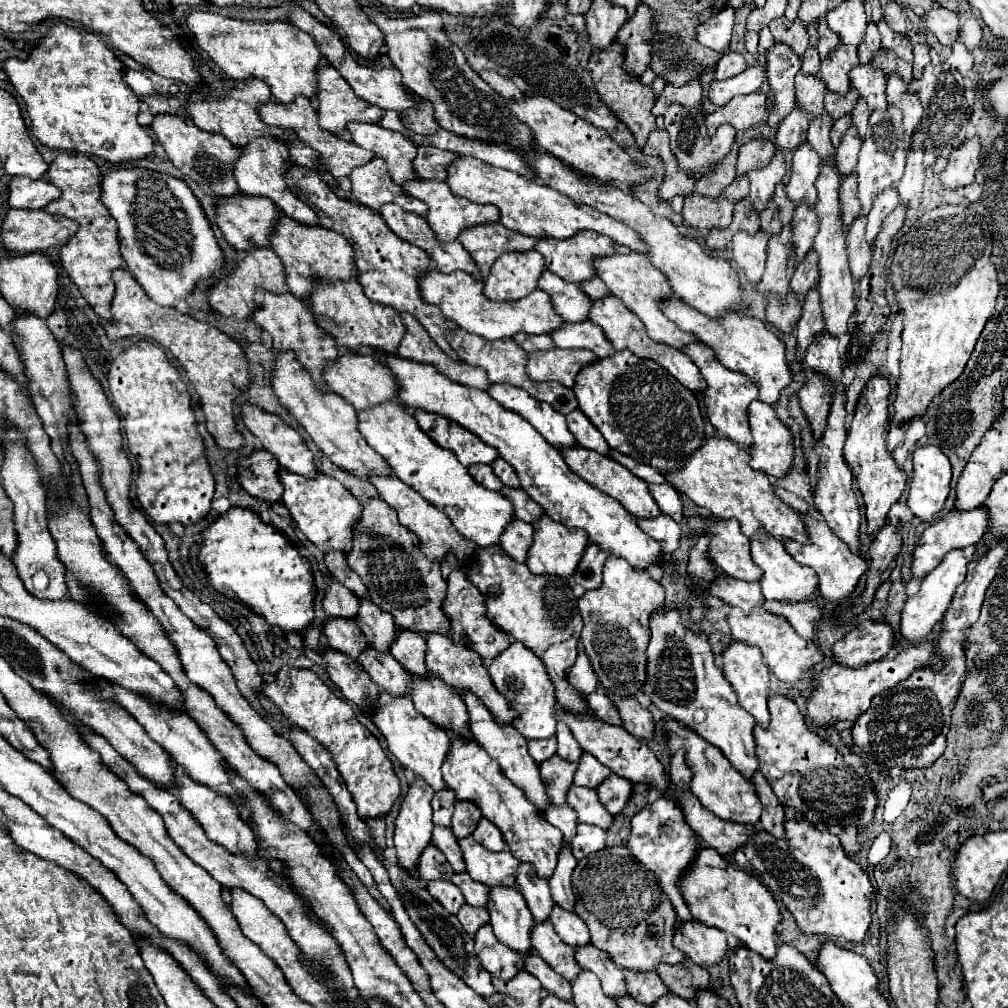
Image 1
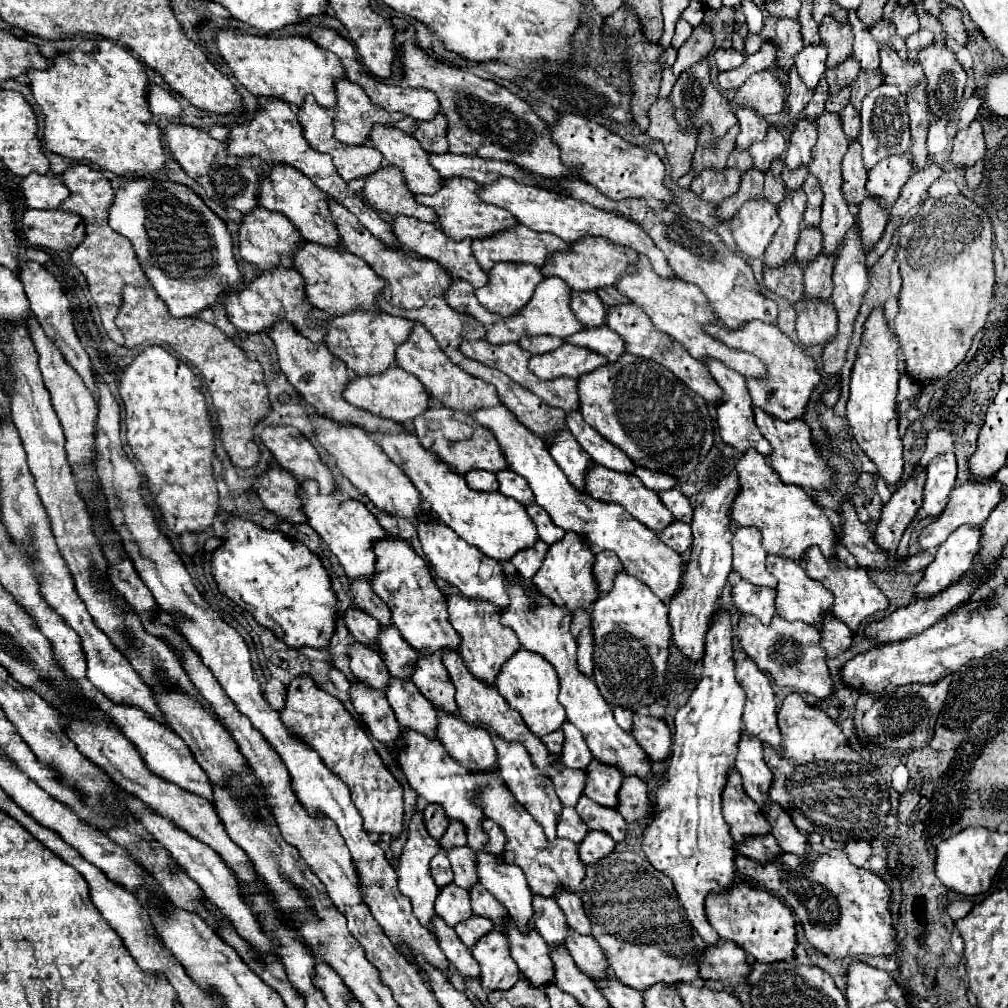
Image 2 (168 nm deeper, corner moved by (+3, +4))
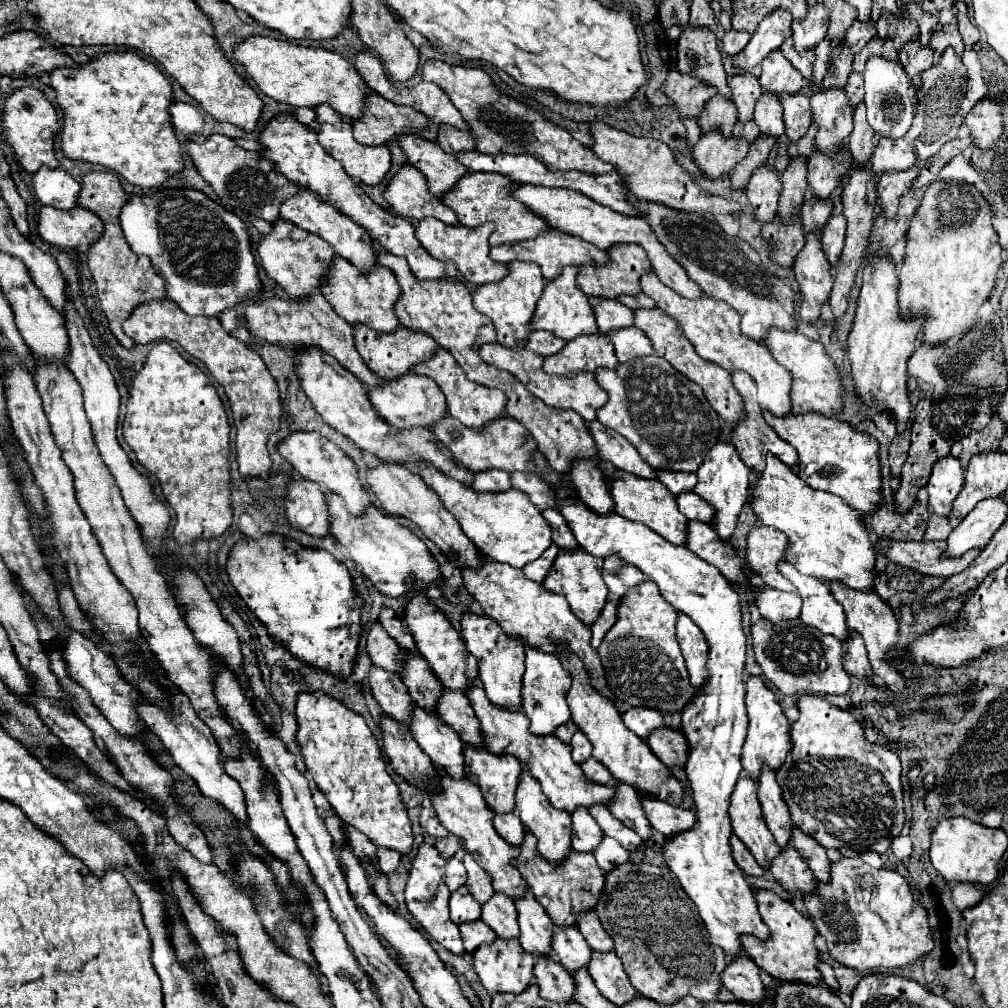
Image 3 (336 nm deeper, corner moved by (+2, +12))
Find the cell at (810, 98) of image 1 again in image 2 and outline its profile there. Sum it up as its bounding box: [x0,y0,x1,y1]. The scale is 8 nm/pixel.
[794,46,826,90]

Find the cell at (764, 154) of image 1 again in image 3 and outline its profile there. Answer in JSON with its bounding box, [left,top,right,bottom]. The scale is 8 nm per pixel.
[727,74,761,122]

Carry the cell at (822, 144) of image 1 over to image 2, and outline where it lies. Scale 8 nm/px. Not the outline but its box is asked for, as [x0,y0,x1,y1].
[804,80,830,122]

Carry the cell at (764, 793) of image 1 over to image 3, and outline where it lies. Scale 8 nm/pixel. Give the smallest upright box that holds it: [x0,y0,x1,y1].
[793,828,831,882]

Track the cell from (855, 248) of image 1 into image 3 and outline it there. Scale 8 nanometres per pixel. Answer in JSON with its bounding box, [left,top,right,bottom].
[877,166,919,218]

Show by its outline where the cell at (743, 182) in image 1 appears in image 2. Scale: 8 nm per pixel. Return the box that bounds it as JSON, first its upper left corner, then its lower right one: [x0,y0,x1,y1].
[728,152,752,174]

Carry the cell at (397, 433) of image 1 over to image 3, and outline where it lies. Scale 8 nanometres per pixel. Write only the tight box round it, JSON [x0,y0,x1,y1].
[419,464,553,568]

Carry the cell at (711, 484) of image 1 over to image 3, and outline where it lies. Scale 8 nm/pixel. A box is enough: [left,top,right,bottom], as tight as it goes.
[751,454,879,592]

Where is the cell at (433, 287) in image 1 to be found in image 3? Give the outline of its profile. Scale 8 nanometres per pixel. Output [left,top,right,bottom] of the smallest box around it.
[531,266,599,340]

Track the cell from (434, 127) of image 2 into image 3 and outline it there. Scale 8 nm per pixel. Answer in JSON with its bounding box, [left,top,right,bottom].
[437,126,475,154]

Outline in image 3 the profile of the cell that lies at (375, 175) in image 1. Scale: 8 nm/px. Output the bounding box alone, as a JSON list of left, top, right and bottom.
[383,166,459,226]

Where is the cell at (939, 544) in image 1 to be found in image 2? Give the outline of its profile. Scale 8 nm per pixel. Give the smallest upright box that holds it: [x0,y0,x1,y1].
[918,480,1002,550]

